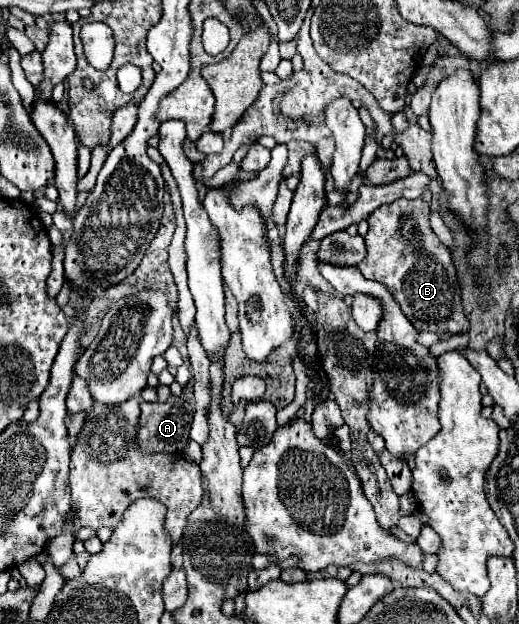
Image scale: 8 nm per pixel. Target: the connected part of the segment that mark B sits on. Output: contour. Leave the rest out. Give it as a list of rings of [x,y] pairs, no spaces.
[[[423,198],[395,200],[379,206],[369,222],[365,236],[367,256],[359,264],[365,278],[385,284],[399,302],[403,314],[419,330],[435,334],[461,334],[469,330],[469,320],[461,304],[461,286],[455,274],[451,252],[439,242],[429,222],[431,204]]]

